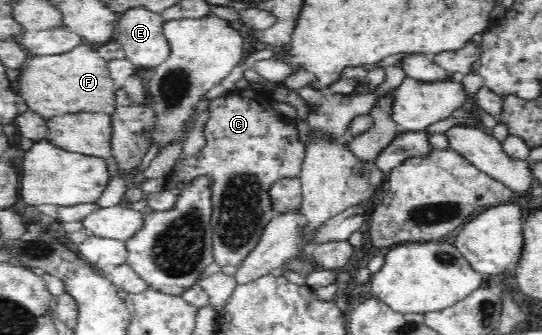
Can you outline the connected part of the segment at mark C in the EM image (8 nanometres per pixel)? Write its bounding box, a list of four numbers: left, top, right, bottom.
[164,88,304,266]

